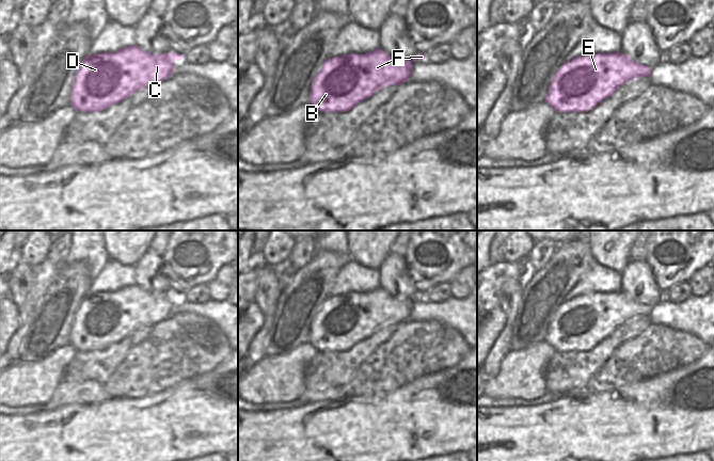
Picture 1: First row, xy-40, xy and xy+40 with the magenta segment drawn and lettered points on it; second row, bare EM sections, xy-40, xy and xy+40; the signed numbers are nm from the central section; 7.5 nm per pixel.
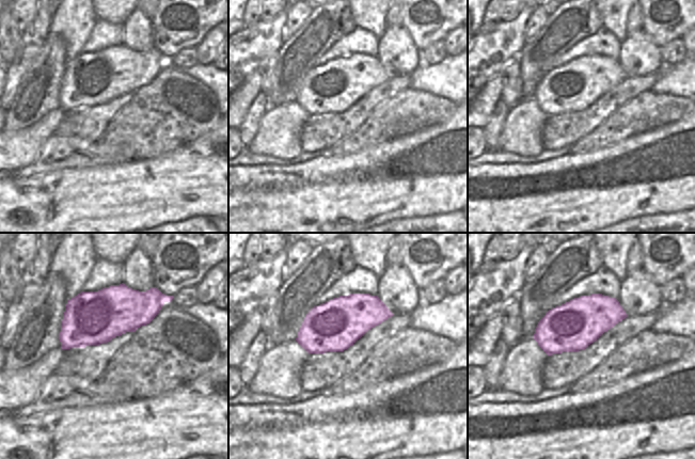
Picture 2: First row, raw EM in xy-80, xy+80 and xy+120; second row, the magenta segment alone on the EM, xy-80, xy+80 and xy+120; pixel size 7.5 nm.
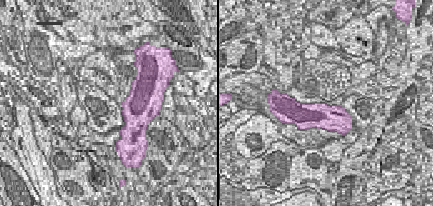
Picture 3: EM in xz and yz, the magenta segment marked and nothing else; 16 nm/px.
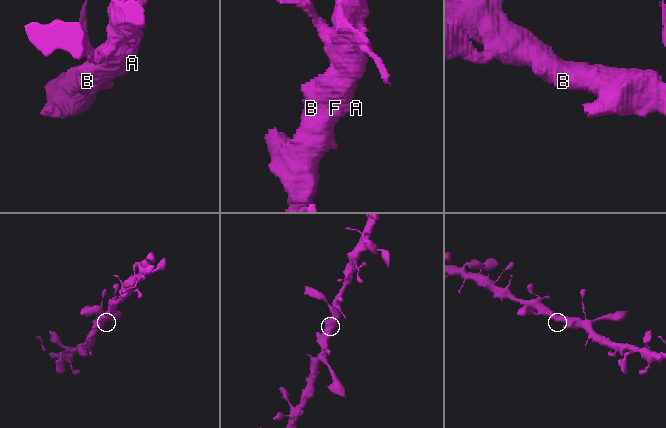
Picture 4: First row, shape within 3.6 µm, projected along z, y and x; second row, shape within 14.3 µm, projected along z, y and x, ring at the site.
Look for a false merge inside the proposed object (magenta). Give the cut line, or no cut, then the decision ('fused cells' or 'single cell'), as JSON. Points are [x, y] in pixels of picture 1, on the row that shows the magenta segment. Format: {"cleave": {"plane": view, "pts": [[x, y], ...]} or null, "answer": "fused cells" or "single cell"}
{"cleave": null, "answer": "single cell"}

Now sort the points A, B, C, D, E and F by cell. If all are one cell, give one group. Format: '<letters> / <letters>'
A B C D E F

